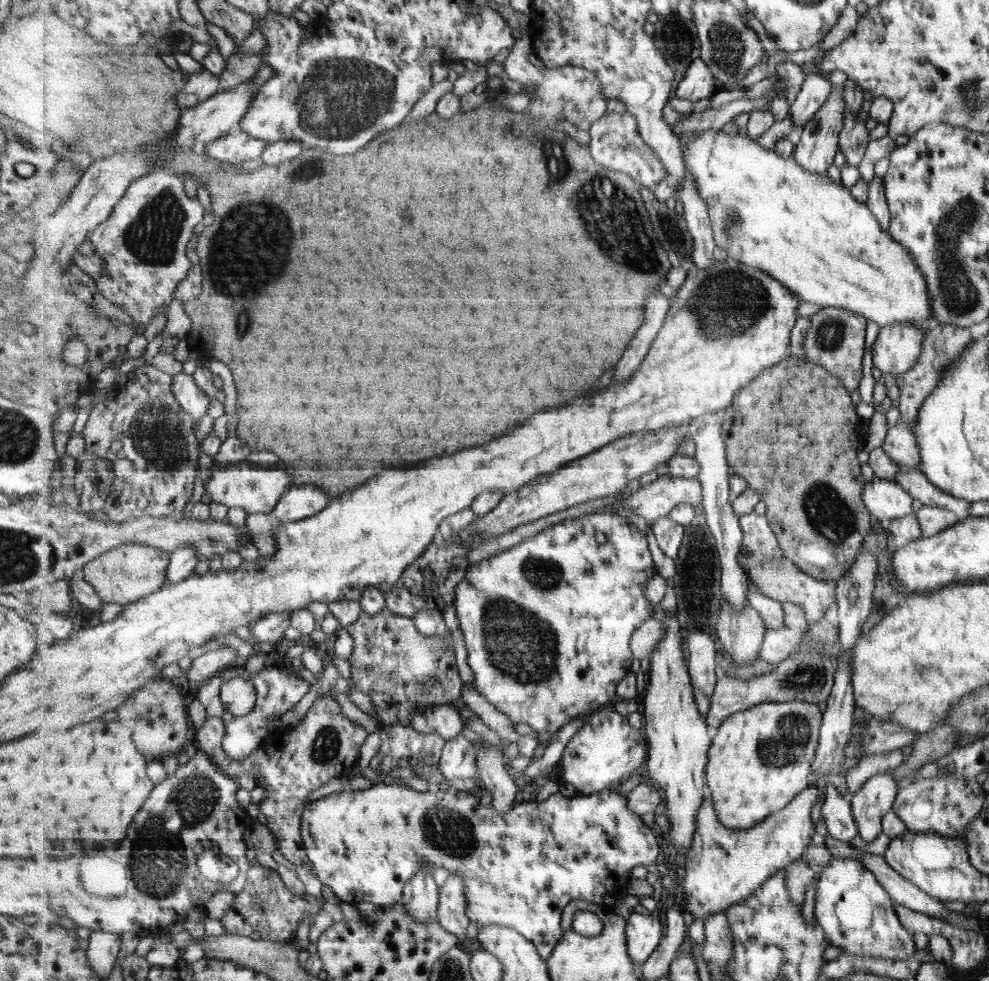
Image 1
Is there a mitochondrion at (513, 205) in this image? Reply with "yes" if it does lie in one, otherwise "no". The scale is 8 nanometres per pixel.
no

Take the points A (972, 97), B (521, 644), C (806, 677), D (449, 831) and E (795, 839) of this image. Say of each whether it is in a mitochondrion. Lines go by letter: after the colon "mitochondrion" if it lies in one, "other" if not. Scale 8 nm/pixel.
A: mitochondrion
B: mitochondrion
C: mitochondrion
D: mitochondrion
E: other

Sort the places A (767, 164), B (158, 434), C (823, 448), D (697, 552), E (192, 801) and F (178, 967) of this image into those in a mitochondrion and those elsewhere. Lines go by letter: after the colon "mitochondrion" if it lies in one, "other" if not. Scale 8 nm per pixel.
A: other
B: mitochondrion
C: other
D: mitochondrion
E: mitochondrion
F: other

